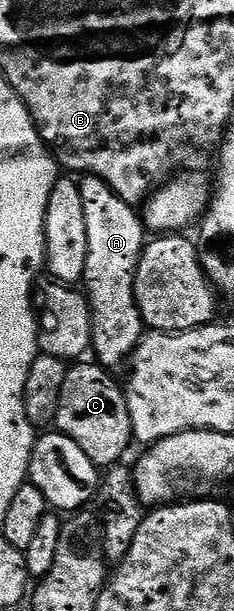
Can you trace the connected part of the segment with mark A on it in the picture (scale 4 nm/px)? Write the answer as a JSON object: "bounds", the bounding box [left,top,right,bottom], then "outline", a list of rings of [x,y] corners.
{"bounds":[78,175,148,369],"outline":[[[87,175],[78,184],[84,197],[84,221],[88,225],[88,265],[84,265],[84,294],[92,313],[92,355],[107,369],[127,362],[144,334],[142,314],[134,296],[134,278],[148,239],[144,219],[103,179]]]}

